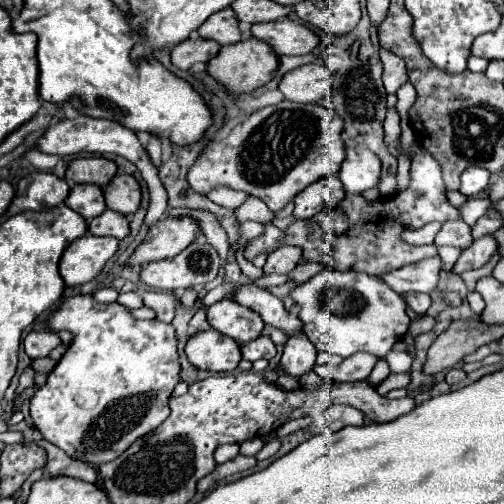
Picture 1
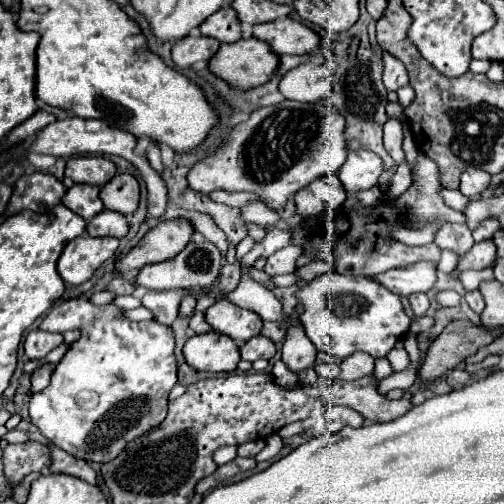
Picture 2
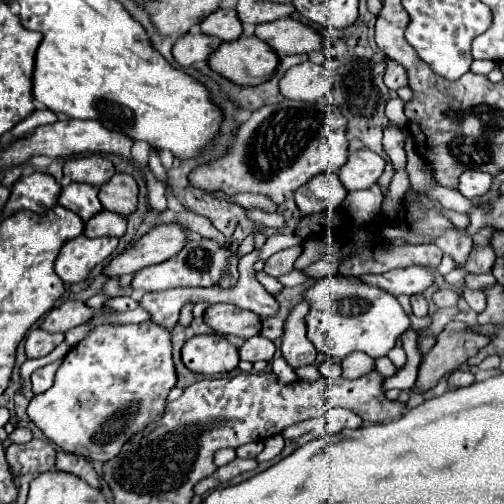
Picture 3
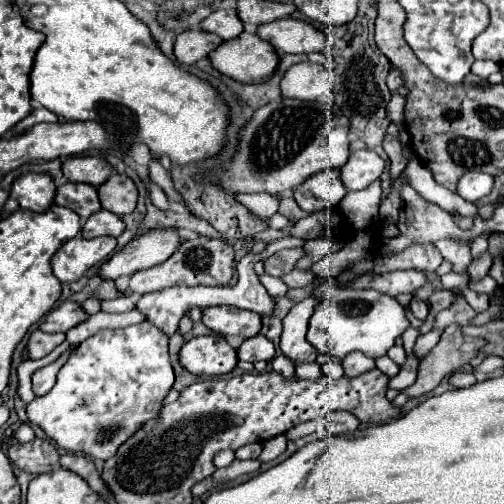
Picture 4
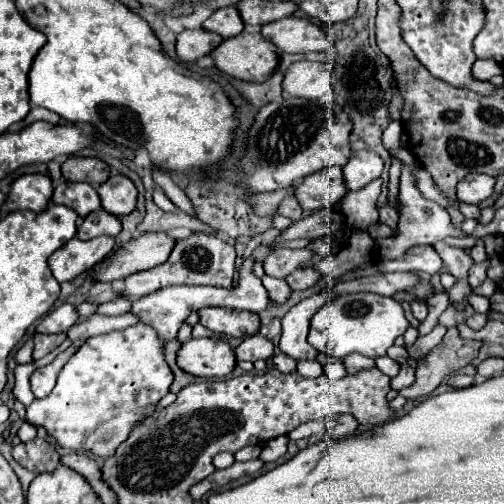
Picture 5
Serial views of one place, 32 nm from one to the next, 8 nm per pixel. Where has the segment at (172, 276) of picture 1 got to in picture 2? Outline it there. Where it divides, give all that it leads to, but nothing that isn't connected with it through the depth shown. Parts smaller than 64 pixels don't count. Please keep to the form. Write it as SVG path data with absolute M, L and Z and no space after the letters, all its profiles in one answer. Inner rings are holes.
M190 242L184 252L178 256L164 260L160 264L148 264L140 270L136 284L148 290L172 290L172 288L188 288L188 290L202 290L212 284L222 268L222 254L210 242Z

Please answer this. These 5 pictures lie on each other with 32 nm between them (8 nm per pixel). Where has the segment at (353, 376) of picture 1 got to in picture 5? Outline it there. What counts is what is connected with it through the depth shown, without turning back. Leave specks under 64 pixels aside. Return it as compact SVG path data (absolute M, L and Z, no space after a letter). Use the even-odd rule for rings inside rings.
M348 354L344 360L344 368L348 374L356 374L356 372L362 372L362 370L368 370L368 368L374 368L374 360L368 358L368 356L360 356L360 354Z

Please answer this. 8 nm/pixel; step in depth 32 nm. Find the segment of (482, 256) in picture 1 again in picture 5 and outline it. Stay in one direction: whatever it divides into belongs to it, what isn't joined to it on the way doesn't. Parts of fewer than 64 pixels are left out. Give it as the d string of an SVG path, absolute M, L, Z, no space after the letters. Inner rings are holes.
M484 260L484 262L480 262L480 264L472 264L472 268L470 268L470 272L468 272L468 282L470 282L470 286L478 286L478 284L486 278L488 264L490 264L490 260Z

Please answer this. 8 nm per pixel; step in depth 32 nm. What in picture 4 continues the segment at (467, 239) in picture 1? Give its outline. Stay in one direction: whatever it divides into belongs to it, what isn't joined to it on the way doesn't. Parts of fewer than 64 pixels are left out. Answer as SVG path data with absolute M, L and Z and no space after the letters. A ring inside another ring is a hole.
M448 236L448 238L438 240L436 248L442 252L442 256L446 260L452 262L452 266L454 266L452 270L454 272L464 272L468 268L470 260L472 260L472 256L470 256L470 244L464 242L464 240Z

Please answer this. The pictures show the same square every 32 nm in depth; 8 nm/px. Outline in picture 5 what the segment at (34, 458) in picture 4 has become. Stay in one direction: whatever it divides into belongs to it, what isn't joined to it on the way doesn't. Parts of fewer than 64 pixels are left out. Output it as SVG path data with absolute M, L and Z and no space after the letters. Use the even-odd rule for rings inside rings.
M34 438L12 448L12 458L26 470L32 472L52 472L60 464L60 454L56 448L42 438Z

